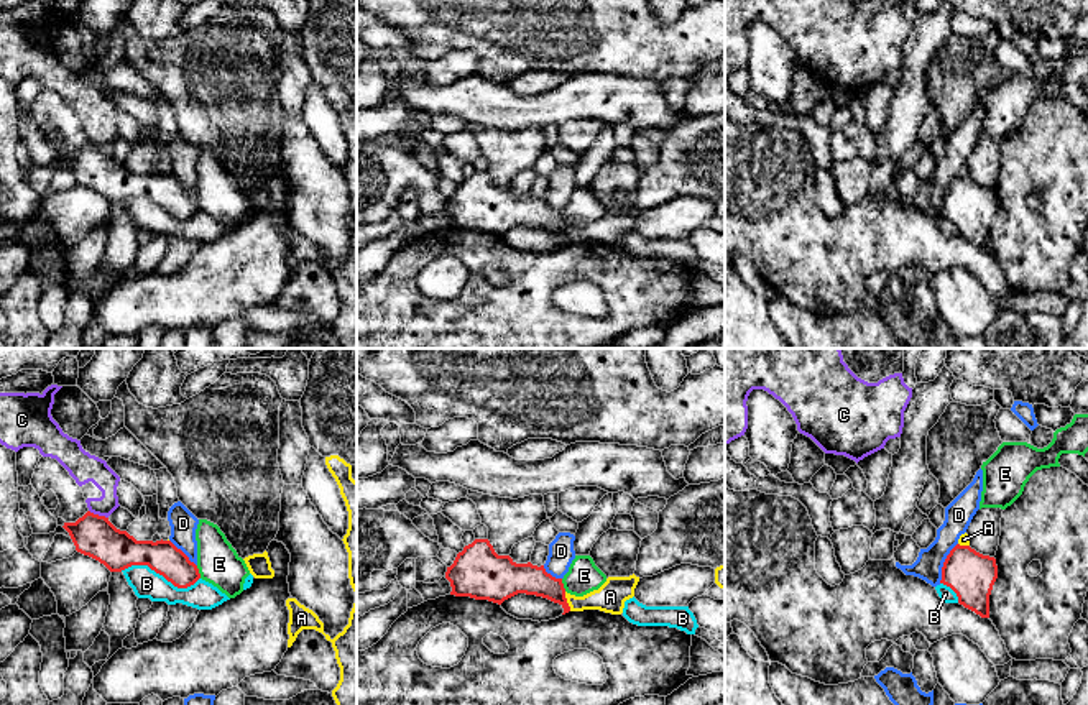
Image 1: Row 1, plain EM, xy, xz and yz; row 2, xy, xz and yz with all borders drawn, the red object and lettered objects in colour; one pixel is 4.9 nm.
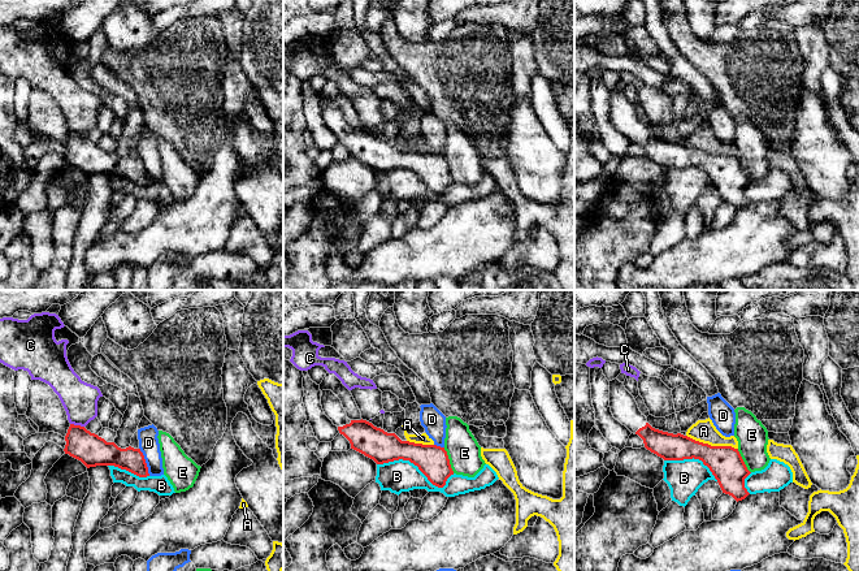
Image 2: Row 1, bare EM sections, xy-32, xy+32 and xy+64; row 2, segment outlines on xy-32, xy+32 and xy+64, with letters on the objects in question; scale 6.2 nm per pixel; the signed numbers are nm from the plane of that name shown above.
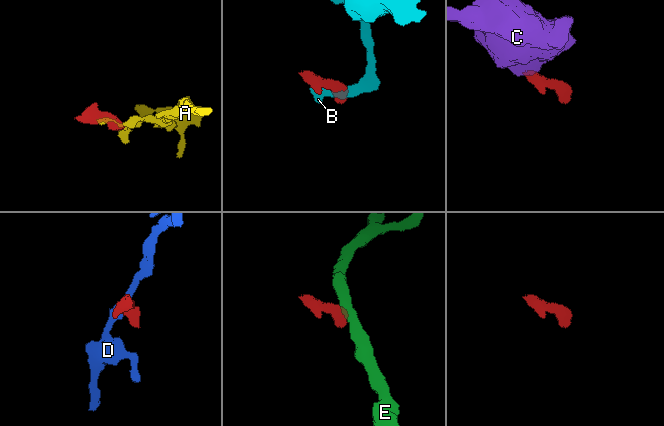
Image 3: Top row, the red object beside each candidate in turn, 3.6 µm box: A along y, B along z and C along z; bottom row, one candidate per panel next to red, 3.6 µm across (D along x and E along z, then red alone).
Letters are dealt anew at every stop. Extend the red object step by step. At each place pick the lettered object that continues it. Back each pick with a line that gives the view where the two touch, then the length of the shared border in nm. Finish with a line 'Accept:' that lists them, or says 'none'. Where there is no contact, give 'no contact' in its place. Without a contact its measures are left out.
Accept: none

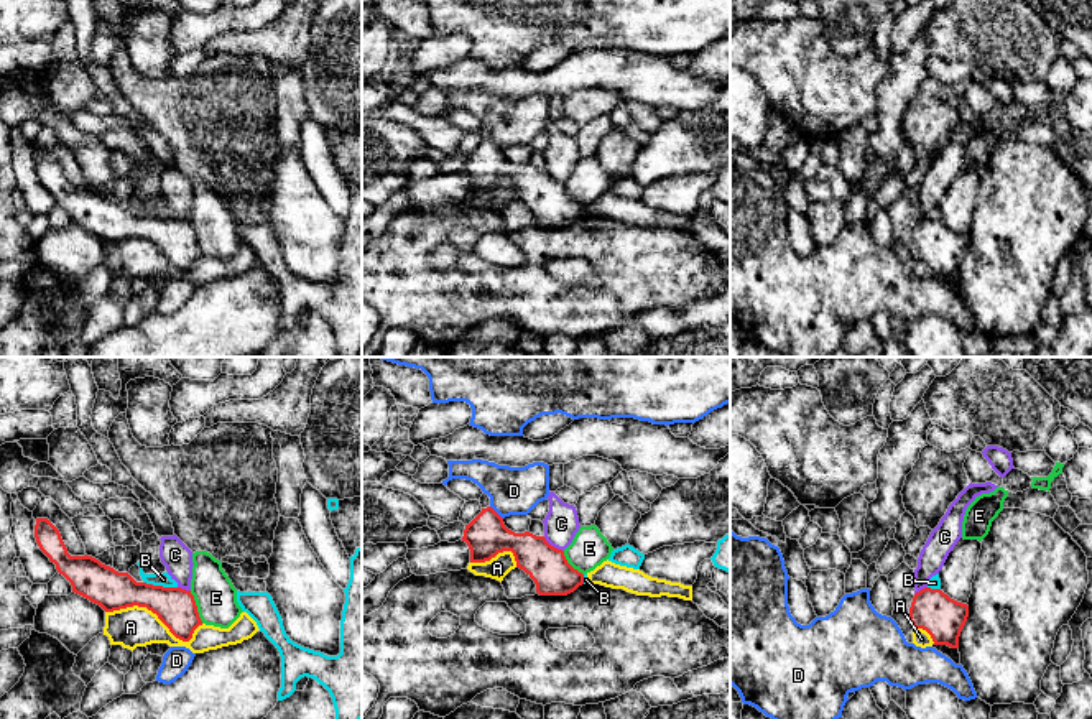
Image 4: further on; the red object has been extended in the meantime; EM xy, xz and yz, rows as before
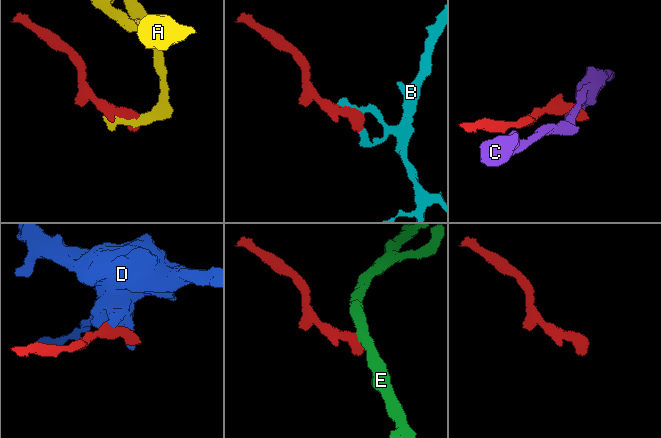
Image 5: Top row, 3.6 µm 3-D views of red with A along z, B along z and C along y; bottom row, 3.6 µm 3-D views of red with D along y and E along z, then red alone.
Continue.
Accept: none

